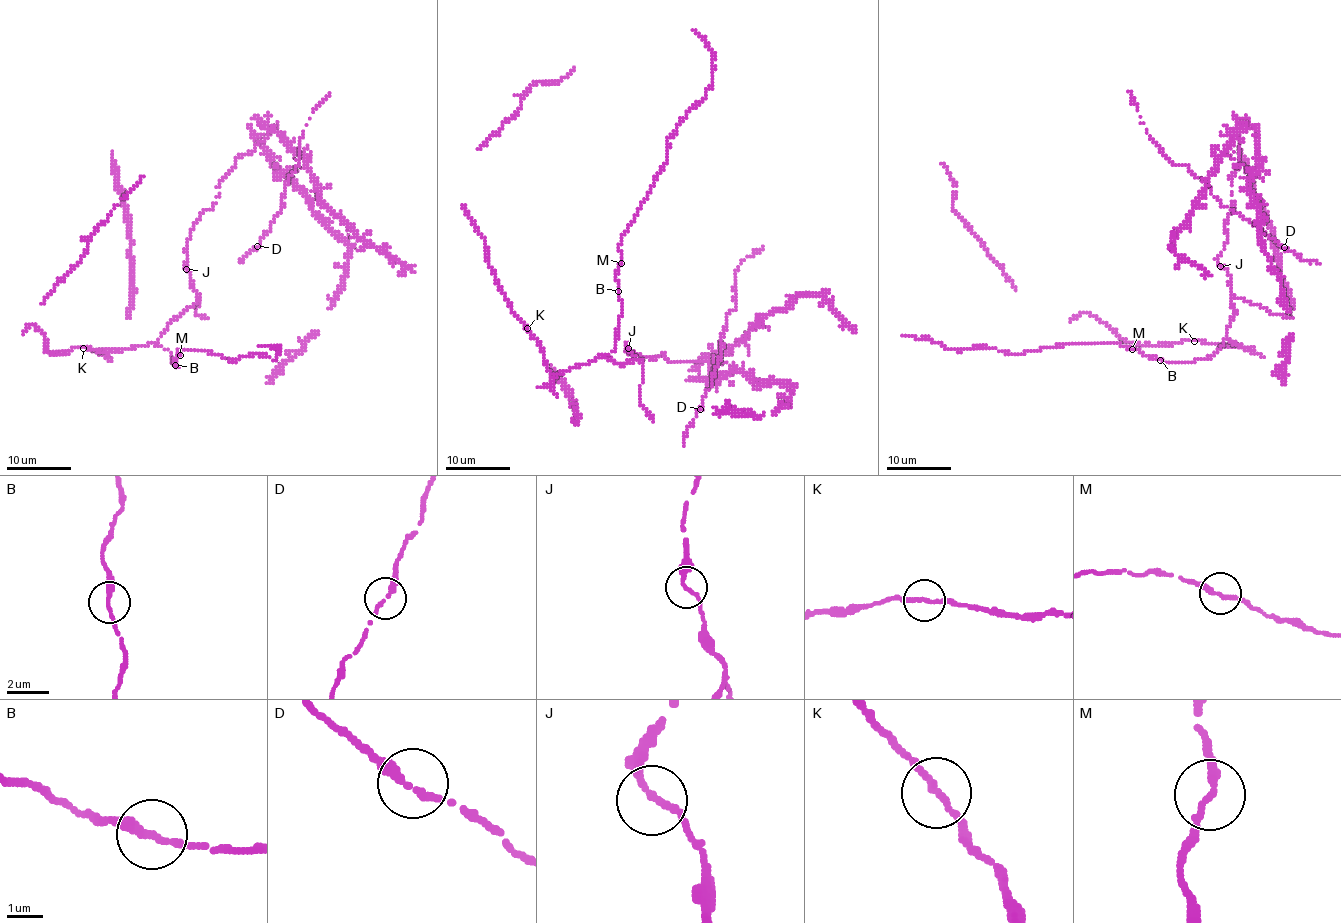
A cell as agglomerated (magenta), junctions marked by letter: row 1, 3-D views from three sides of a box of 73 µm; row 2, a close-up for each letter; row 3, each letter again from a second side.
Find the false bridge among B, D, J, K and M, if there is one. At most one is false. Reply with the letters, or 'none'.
none

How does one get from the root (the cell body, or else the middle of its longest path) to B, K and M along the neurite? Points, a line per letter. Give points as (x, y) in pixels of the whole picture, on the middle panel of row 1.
B: (640, 359), (617, 364), (601, 357), (614, 351), (623, 310), (618, 291)
K: (640, 359), (617, 364), (606, 357), (596, 357), (583, 365), (553, 373), (546, 367), (540, 342), (527, 328)
M: (640, 359), (617, 364), (601, 357), (614, 351), (618, 335), (623, 304), (618, 294), (616, 271), (621, 263)

